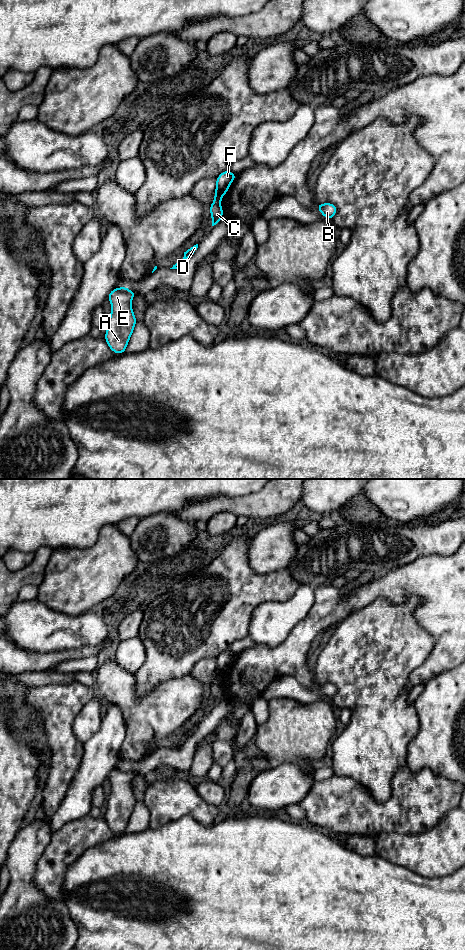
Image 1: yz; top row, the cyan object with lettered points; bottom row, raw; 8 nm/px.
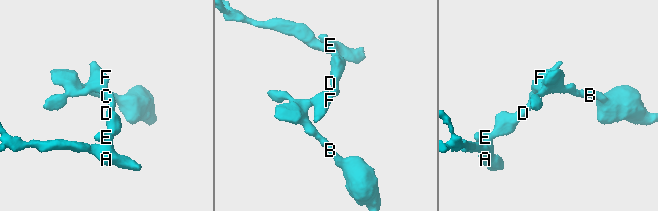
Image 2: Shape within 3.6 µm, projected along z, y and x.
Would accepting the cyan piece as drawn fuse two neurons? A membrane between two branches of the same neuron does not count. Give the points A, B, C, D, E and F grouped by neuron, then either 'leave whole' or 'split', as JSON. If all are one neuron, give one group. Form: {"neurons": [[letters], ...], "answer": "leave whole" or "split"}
{"neurons": [["A", "C", "D", "E"], ["B", "F"]], "answer": "split"}

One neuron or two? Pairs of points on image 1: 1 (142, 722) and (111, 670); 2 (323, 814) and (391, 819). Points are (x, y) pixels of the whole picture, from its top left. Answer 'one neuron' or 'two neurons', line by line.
1: one neuron
2: one neuron

